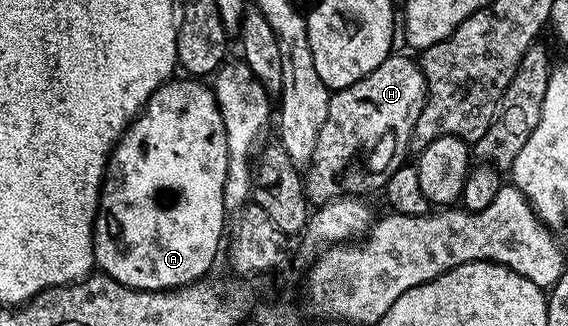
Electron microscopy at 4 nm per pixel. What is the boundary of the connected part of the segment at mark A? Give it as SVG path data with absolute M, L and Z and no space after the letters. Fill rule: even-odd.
M169 79L164 82L163 85L158 87L158 91L154 91L150 95L150 99L144 105L144 110L139 113L135 119L129 125L128 130L118 138L116 148L112 150L108 158L108 168L104 171L104 186L100 189L100 206L96 212L96 226L92 228L92 242L94 243L94 255L96 256L94 265L99 272L105 273L110 279L114 279L118 283L122 283L126 287L131 289L141 289L142 291L154 291L155 293L161 293L164 289L178 289L181 285L190 285L194 281L207 278L209 276L208 268L216 261L216 252L220 249L220 240L225 240L226 229L224 233L224 212L226 212L226 206L224 203L224 184L226 183L226 171L228 170L228 140L226 139L226 127L222 123L222 111L218 107L216 102L215 92L211 88L208 89L203 85L205 83L200 79L184 79L186 81L176 81L177 79Z

